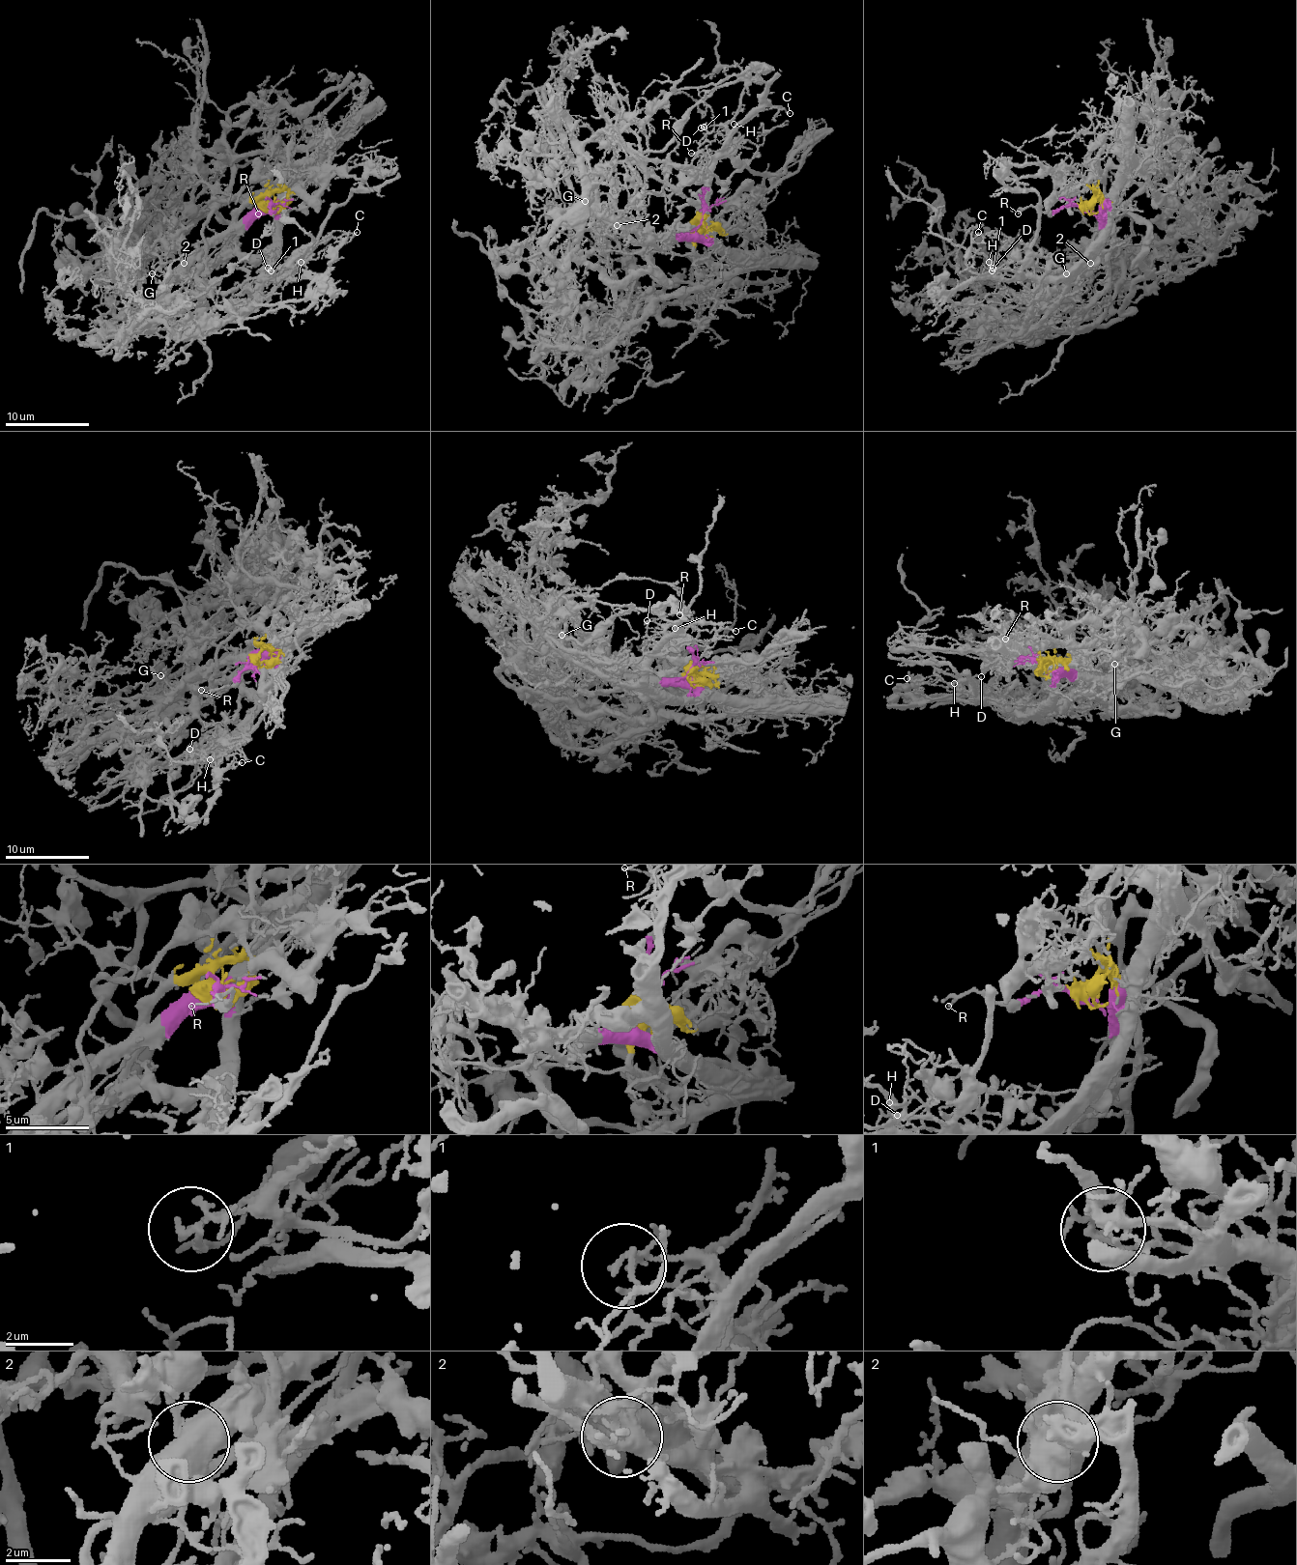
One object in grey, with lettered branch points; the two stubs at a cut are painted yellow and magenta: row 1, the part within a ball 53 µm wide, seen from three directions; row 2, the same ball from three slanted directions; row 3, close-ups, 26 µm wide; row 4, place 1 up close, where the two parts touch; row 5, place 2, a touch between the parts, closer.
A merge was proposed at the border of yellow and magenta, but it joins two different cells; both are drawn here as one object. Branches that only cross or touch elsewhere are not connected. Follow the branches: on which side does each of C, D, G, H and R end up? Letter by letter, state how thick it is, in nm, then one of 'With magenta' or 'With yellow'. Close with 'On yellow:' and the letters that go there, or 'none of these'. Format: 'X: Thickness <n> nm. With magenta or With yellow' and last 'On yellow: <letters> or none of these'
C: Thickness 140 nm. With magenta
D: Thickness 170 nm. With magenta
G: Thickness 90 nm. With magenta
H: Thickness 130 nm. With magenta
R: Thickness 60 nm. With magenta
On yellow: none of these

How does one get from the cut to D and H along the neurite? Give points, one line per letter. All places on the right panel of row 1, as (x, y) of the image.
D: (1084, 210), (1101, 210), (1104, 231), (1066, 274), (1018, 277), (1011, 270), (998, 270), (990, 267), (992, 269)
H: (1084, 210), (1101, 210), (1104, 231), (1066, 274), (1025, 277), (1011, 269), (998, 269), (988, 262)

